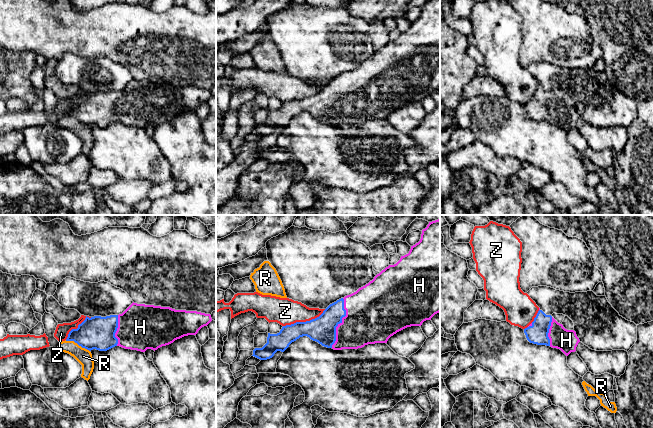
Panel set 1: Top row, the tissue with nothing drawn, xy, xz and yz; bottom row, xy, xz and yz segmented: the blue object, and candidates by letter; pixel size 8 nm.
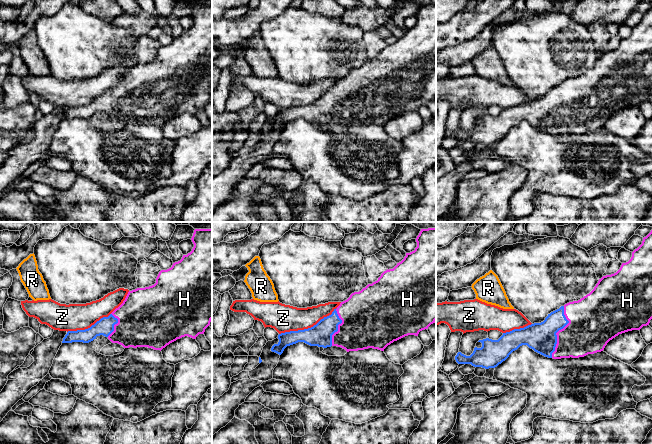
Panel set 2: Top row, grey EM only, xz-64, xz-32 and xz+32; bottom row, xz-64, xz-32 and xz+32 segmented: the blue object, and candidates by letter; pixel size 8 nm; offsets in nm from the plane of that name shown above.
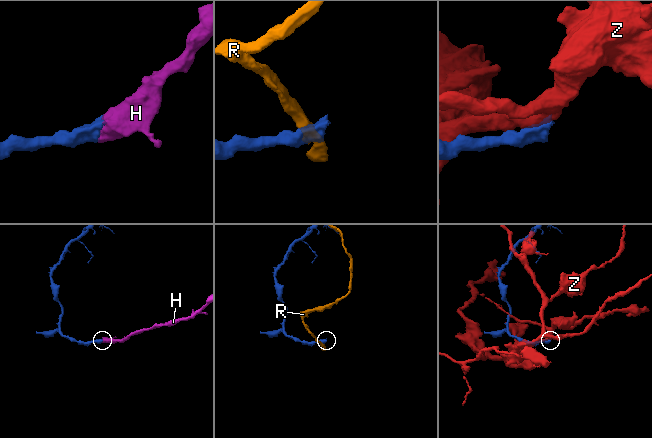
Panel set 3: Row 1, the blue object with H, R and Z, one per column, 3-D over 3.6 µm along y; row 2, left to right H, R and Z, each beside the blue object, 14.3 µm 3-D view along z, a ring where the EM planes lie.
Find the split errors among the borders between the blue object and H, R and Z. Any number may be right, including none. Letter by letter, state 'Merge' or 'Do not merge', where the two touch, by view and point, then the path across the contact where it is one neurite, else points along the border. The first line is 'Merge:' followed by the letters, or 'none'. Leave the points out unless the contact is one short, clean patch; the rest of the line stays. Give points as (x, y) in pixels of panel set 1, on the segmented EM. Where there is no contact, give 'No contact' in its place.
Merge: H
H: Merge. Touches blue at xz (340, 322)
R: Do not merge. Touches blue at xy (77, 343). Boundary: xy (65, 340), (73, 340), (89, 351)
Z: Do not merge. Touches blue at xz (304, 322)

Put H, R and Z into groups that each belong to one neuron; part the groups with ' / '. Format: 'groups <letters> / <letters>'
groups H / R / Z

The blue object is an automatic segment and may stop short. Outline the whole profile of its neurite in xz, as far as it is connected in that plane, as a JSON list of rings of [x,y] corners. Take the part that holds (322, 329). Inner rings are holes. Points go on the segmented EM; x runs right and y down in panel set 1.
[[[440,219],[429,222],[427,227],[422,230],[420,241],[411,246],[409,253],[401,256],[396,264],[386,267],[372,281],[356,292],[330,304],[319,317],[310,321],[283,326],[277,334],[268,333],[267,343],[262,348],[255,348],[252,356],[260,360],[270,359],[277,351],[284,352],[292,342],[303,336],[334,350],[358,349],[368,344],[387,343],[388,339],[397,332],[407,327],[421,326],[424,321],[431,320],[439,312]]]

